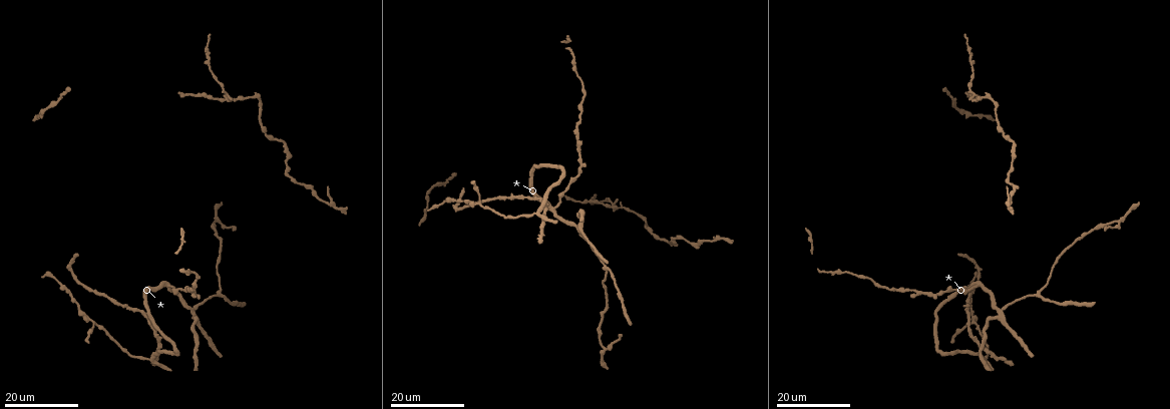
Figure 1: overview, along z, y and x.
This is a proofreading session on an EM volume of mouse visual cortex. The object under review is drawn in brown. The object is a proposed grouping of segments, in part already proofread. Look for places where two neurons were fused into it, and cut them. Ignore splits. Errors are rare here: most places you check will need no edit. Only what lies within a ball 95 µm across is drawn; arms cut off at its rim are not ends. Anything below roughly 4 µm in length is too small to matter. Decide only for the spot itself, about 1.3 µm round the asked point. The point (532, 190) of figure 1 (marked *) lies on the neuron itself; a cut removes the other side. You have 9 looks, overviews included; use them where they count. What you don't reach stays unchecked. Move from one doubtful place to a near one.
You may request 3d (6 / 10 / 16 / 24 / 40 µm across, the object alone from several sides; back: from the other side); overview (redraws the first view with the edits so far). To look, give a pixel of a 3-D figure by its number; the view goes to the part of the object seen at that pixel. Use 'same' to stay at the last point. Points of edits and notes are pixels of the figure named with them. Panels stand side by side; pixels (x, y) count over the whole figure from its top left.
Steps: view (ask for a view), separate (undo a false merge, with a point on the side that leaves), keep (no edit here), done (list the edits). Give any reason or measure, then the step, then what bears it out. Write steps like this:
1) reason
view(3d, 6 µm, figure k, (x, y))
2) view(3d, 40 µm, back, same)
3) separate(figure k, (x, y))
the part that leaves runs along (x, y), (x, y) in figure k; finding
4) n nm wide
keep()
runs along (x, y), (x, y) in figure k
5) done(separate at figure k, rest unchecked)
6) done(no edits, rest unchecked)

view(3d, 24 µm, figure 1, (976, 285))

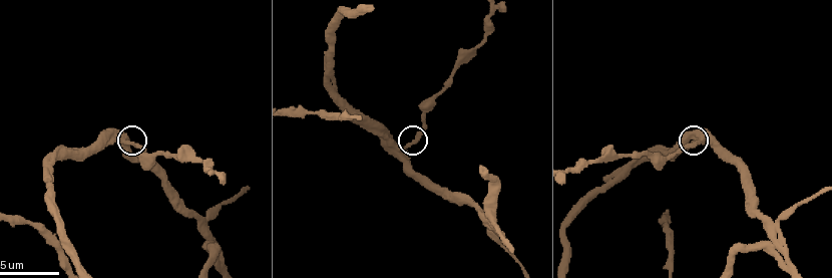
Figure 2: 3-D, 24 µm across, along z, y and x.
view(3d, 6 µm, figure 2, (408, 148))

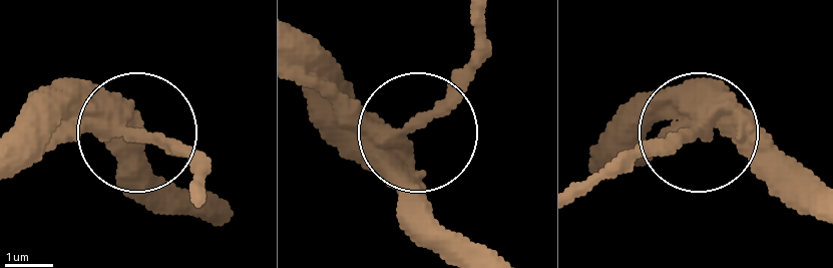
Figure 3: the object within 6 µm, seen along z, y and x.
keep()
runs along (14, 170), (74, 135), (166, 138), (201, 158) in figure 3; one neuron here

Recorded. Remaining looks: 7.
three-way junction
view(3d, 16 µm, figure 1, (1037, 294))

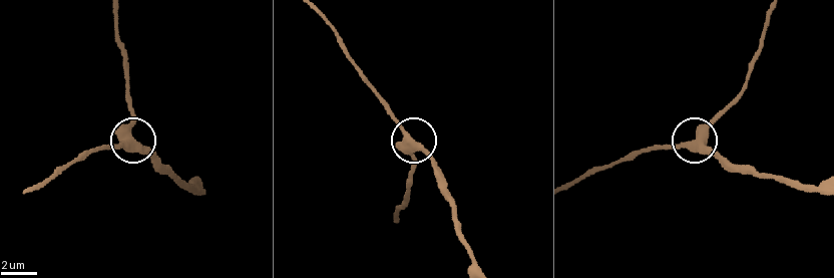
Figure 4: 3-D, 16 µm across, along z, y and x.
closer look
view(3d, 10 µm, figure 4, (135, 145))

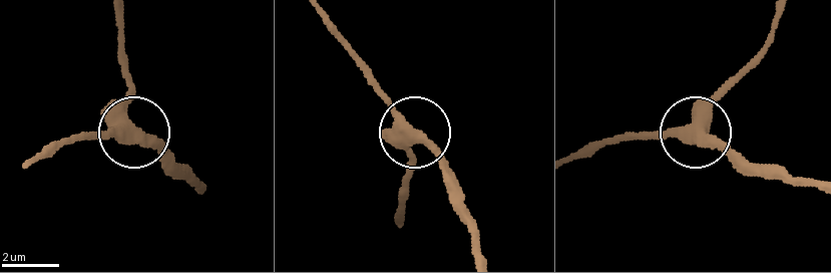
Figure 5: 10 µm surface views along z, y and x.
3 arms
keep()
runs along (573, 158), (608, 141), (696, 133), (736, 167) in figure 5; one neuron here

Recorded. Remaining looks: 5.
view(3d, 10 µm, figure 2, (490, 215))

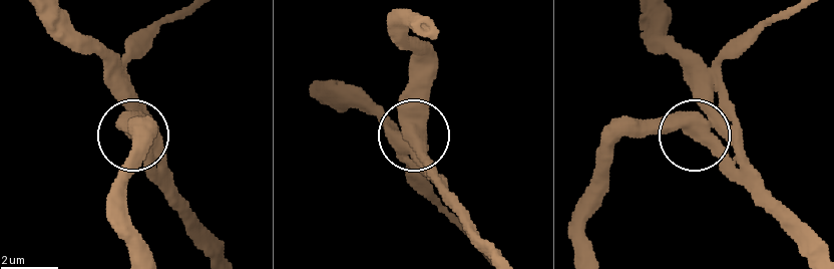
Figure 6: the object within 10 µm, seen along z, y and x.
view(3d, 6 µm, figure 6, (692, 130))

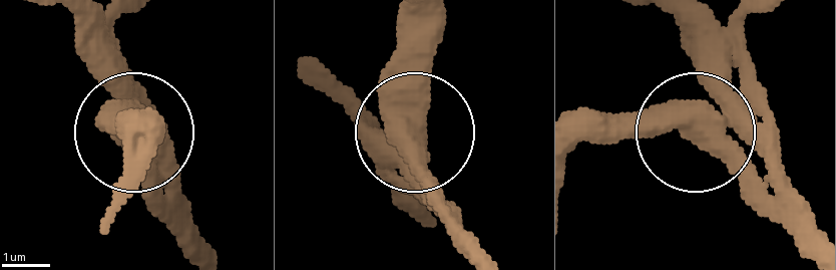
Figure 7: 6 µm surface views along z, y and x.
590 nm wide
keep()
runs along (679, 8), (703, 140), (794, 232) in figure 7; continuous, no second neuron

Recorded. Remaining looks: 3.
arms part here
view(3d, 24 µm, figure 1, (605, 348))

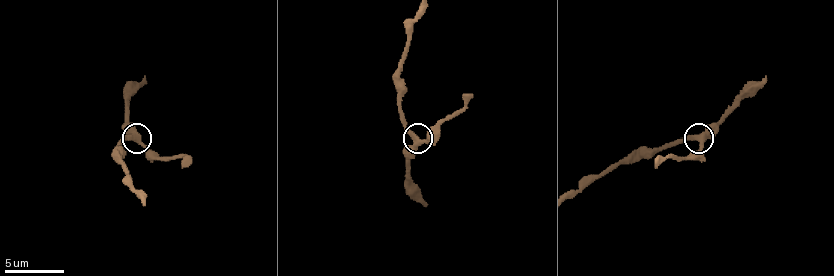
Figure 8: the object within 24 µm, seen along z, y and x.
zoom in
view(3d, 10 µm, figure 8, (137, 141))

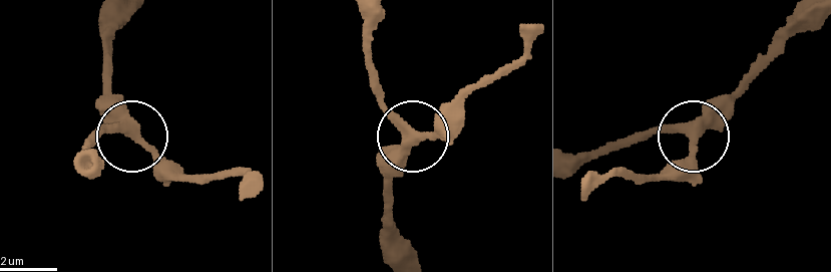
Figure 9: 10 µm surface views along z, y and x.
310 nm wide
keep()
runs along (368, 12), (368, 69), (404, 127), (425, 131), (459, 100) in figure 9; all the same neuron

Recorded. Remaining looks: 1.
done(no edits, rest unchecked)

